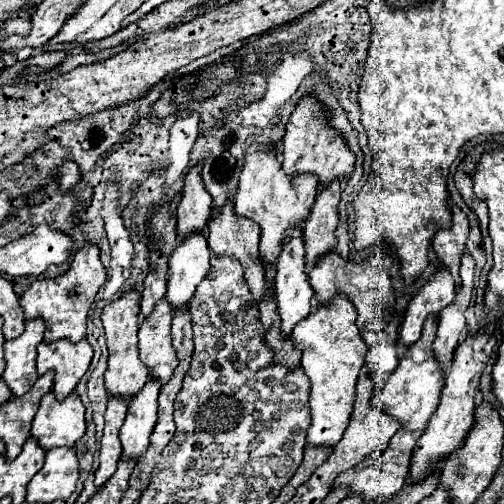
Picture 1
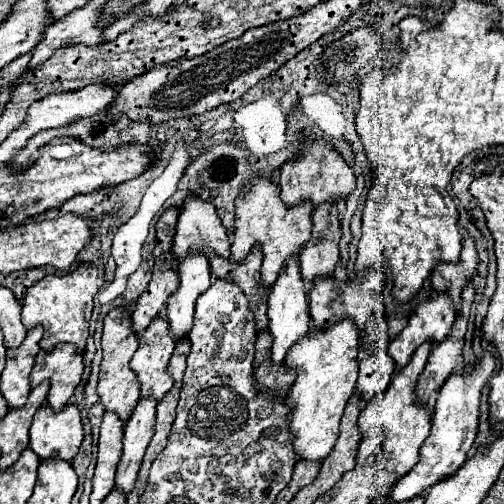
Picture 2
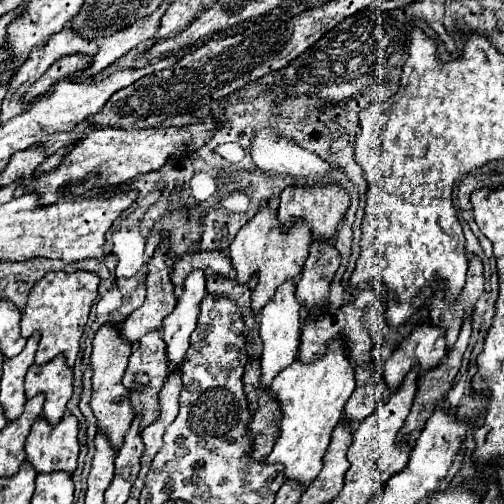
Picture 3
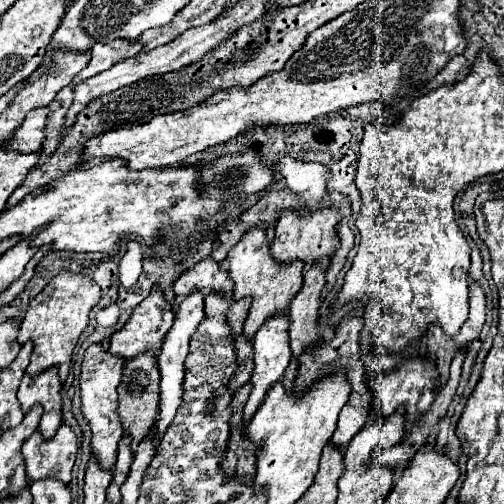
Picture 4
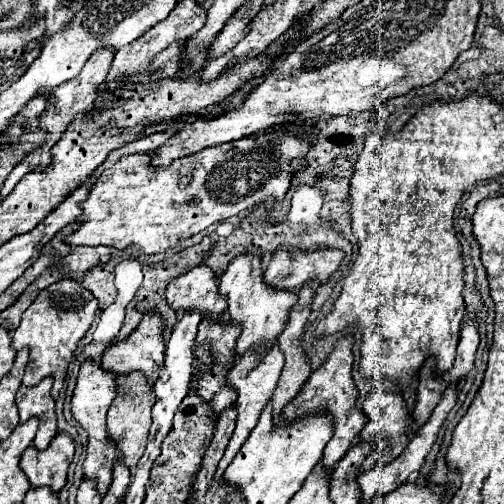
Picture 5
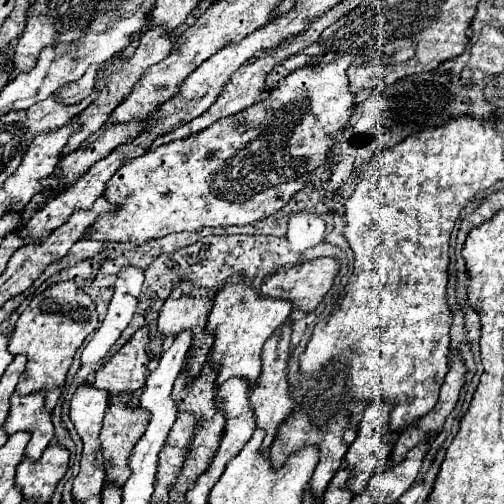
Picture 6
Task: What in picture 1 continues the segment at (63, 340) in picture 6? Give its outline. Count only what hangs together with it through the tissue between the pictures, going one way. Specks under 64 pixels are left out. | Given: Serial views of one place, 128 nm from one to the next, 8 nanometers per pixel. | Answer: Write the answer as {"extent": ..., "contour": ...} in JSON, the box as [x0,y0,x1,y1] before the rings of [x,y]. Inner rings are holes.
{"extent":[20,244,106,344],"contour":[[[86,244],[82,250],[76,252],[70,270],[58,278],[46,278],[34,282],[20,298],[20,304],[24,308],[24,320],[42,318],[46,324],[44,342],[56,342],[56,340],[70,340],[72,344],[86,340],[86,316],[88,310],[98,294],[98,288],[106,282],[106,270],[98,256],[98,246]]]}

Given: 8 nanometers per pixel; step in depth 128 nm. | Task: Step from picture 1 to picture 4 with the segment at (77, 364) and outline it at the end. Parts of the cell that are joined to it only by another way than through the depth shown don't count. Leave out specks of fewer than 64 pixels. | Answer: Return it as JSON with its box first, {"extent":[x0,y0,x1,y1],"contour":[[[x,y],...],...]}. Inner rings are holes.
{"extent":[18,368,62,440],"contour":[[[48,368],[40,376],[24,376],[18,388],[18,402],[22,412],[26,414],[34,404],[44,408],[44,416],[40,420],[40,434],[44,440],[52,440],[58,426],[62,424],[62,398],[60,398],[62,384],[58,380],[58,370]]]}

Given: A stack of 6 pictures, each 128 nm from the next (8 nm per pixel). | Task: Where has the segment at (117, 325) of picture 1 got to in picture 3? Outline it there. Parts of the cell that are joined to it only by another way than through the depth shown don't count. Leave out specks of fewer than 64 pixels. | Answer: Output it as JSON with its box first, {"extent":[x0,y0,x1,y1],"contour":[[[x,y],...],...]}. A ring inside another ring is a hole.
{"extent":[90,326,132,450],"contour":[[[102,326],[92,340],[92,400],[90,408],[98,420],[98,430],[108,438],[114,450],[118,450],[124,442],[124,434],[132,422],[132,406],[128,406],[128,390],[122,386],[122,374],[126,370],[128,356],[132,352],[130,344],[124,344],[120,336],[116,336],[116,326]]]}

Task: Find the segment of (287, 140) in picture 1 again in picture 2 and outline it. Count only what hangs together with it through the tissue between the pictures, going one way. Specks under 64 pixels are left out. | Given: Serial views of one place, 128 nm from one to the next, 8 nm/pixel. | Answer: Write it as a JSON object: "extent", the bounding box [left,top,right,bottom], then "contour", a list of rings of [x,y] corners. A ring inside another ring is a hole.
{"extent":[280,138,356,208],"contour":[[[310,138],[304,142],[302,156],[298,160],[286,162],[280,168],[280,196],[282,202],[292,208],[302,202],[312,202],[314,206],[320,206],[324,202],[338,202],[342,198],[348,198],[350,192],[356,186],[356,178],[350,170],[350,166],[340,158],[336,150],[332,150],[324,142],[312,142]]]}

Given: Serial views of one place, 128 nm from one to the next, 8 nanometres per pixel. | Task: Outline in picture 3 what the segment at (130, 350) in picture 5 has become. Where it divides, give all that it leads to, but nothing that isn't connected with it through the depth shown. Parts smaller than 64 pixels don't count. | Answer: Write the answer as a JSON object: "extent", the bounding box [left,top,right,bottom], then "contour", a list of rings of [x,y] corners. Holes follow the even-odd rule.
{"extent":[120,240,176,344],"contour":[[[164,240],[148,262],[148,278],[146,278],[148,294],[144,304],[138,310],[134,310],[120,326],[120,336],[132,344],[136,344],[144,334],[160,330],[162,320],[176,306],[176,298],[172,294],[174,284],[170,280],[170,272],[164,258],[166,250],[168,250],[168,242]]]}

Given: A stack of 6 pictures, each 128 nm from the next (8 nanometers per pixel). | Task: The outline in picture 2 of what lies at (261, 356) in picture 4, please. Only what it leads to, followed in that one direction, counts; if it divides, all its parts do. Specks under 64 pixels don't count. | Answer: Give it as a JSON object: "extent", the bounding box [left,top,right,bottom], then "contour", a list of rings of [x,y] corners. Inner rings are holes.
{"extent":[268,260,310,364],"contour":[[[288,260],[282,268],[276,284],[268,296],[268,332],[272,334],[272,364],[282,364],[290,348],[300,342],[310,328],[310,312],[308,312],[308,296],[306,286],[300,280],[300,266],[298,260]]]}

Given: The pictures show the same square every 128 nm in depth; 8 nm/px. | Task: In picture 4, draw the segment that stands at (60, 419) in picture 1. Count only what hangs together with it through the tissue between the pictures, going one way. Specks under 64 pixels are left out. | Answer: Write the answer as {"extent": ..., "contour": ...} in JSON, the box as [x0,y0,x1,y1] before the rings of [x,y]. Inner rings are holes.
{"extent":[22,424,78,484],"contour":[[[66,424],[58,428],[52,440],[42,440],[40,432],[34,432],[22,444],[26,476],[32,482],[54,478],[54,480],[68,484],[72,466],[76,462],[76,452],[78,452],[76,434]]]}

